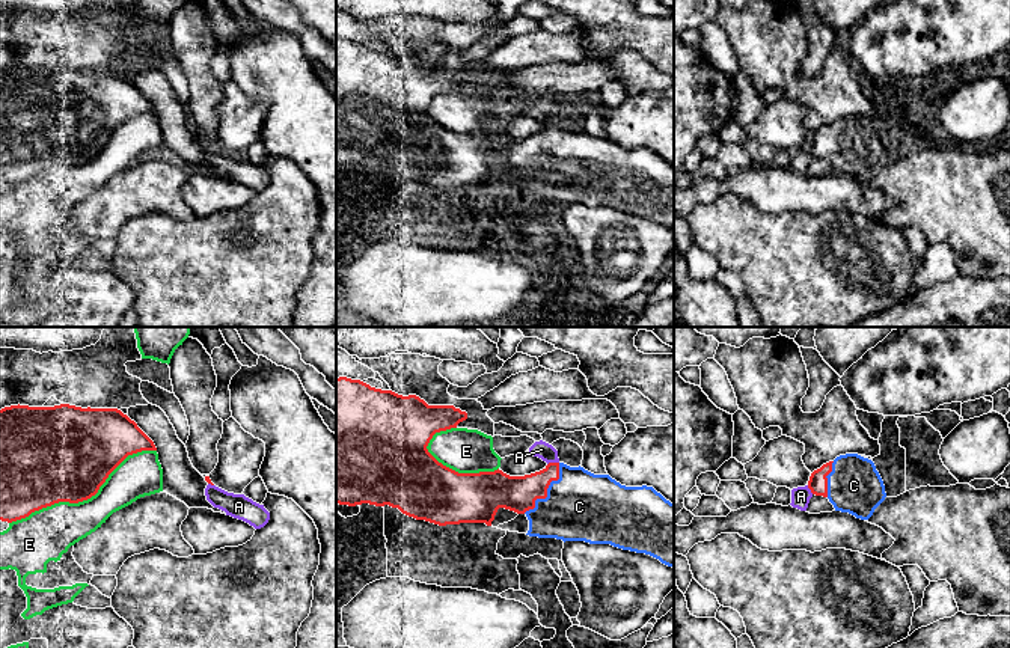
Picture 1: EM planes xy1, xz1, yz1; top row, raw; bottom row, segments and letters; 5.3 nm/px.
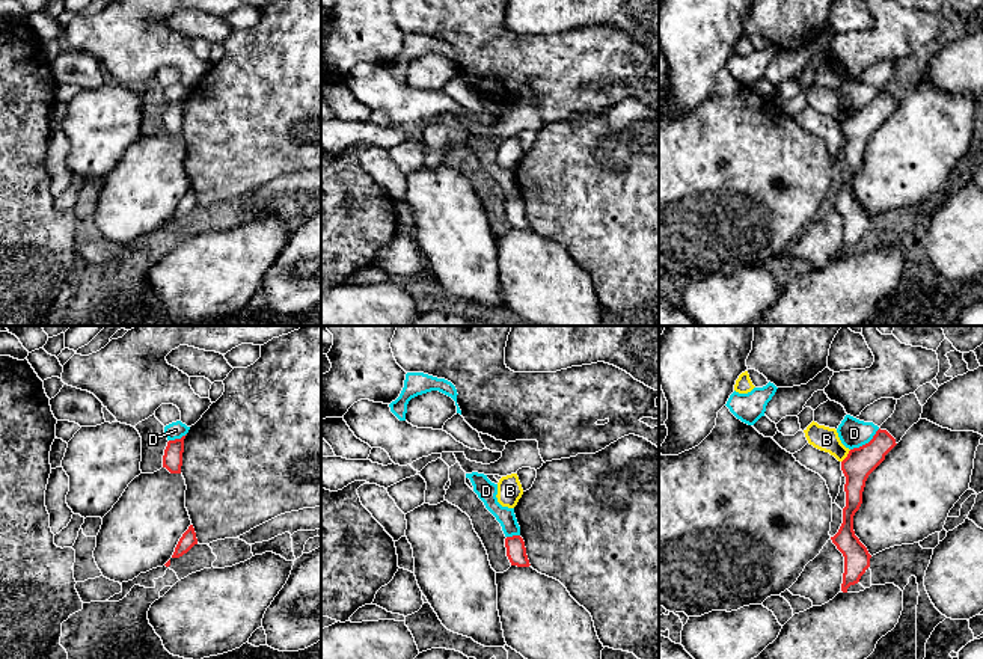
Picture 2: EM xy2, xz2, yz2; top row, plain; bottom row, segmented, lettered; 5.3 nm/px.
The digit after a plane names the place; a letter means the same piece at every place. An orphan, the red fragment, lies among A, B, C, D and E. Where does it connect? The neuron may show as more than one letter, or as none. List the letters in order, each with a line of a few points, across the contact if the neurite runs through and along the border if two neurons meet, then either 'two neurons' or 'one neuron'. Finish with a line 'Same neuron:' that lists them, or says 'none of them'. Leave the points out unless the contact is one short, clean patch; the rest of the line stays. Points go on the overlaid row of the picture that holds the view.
A: xz1 (558, 461), (547, 464) | two neurons
B: yz2 (851, 450), (842, 462) | two neurons
C: xz1 (499, 490), (546, 492), (560, 502), (579, 507) | one neuron
D: yz2 (879, 429), (867, 442), (851, 450) | two neurons
E: two neurons
Same neuron: C

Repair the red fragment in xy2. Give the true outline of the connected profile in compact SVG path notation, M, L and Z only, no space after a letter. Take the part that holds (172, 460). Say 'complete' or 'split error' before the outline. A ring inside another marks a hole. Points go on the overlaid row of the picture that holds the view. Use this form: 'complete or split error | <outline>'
complete | M184 439L169 440L163 455L163 467L170 474L181 474L182 466L182 452L184 452Z

